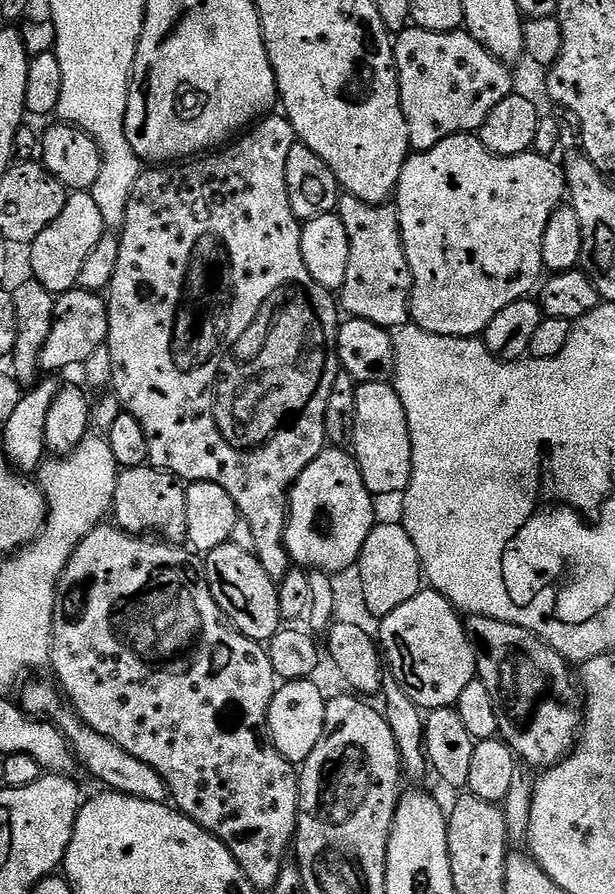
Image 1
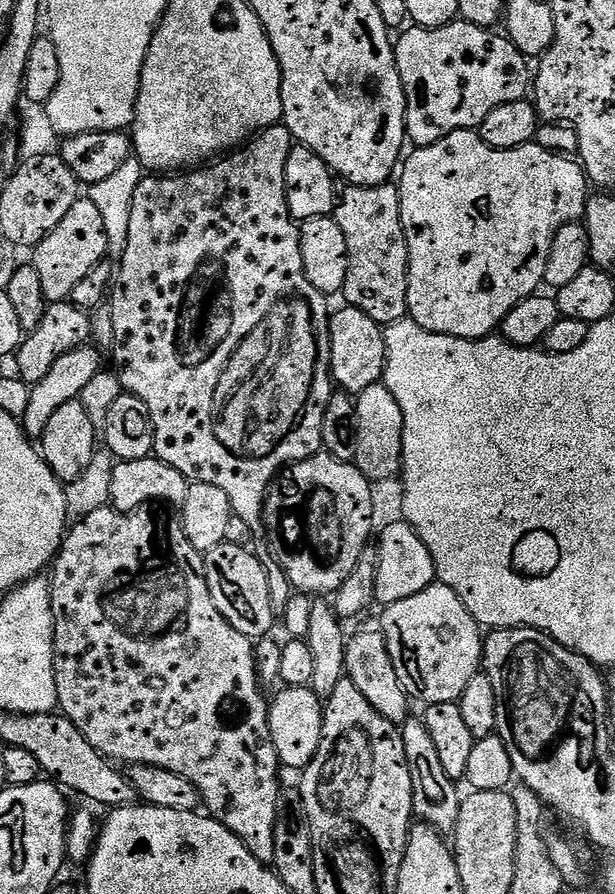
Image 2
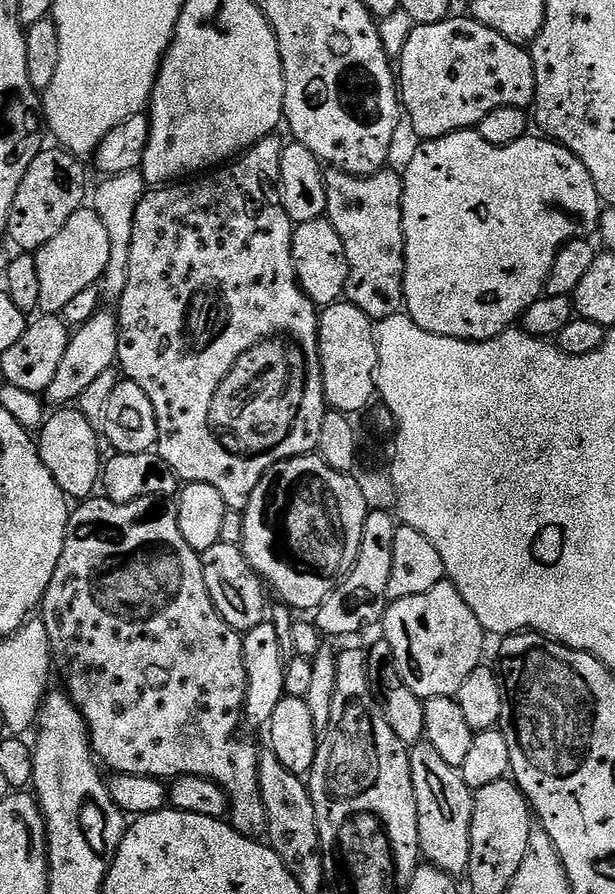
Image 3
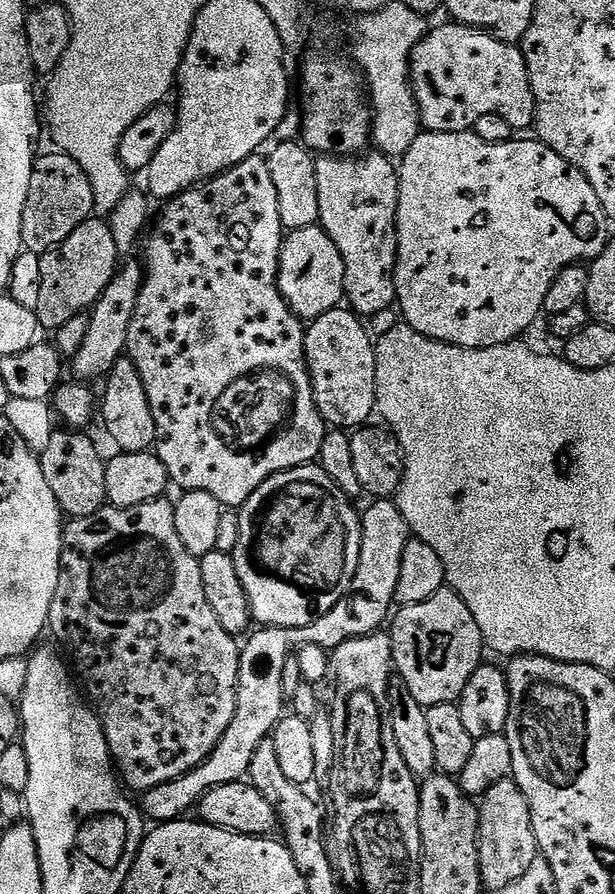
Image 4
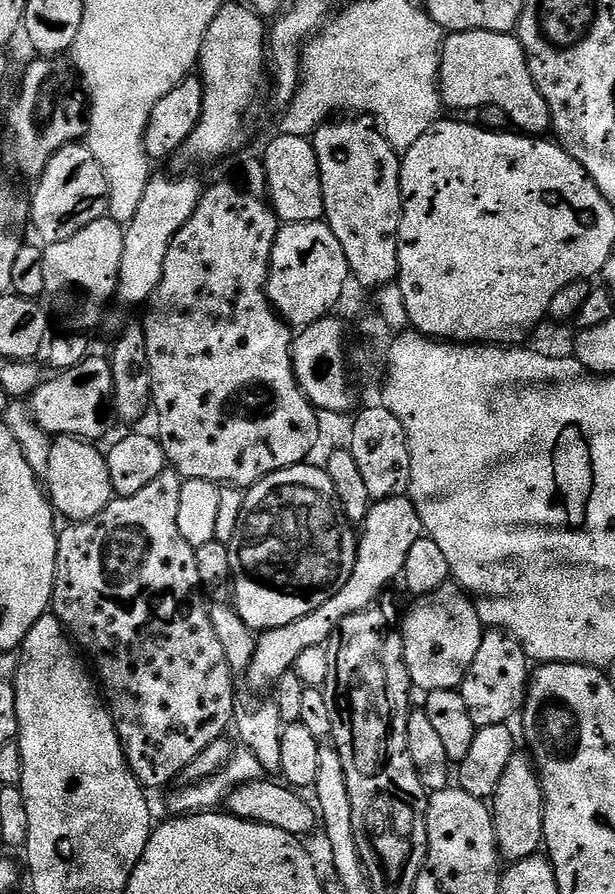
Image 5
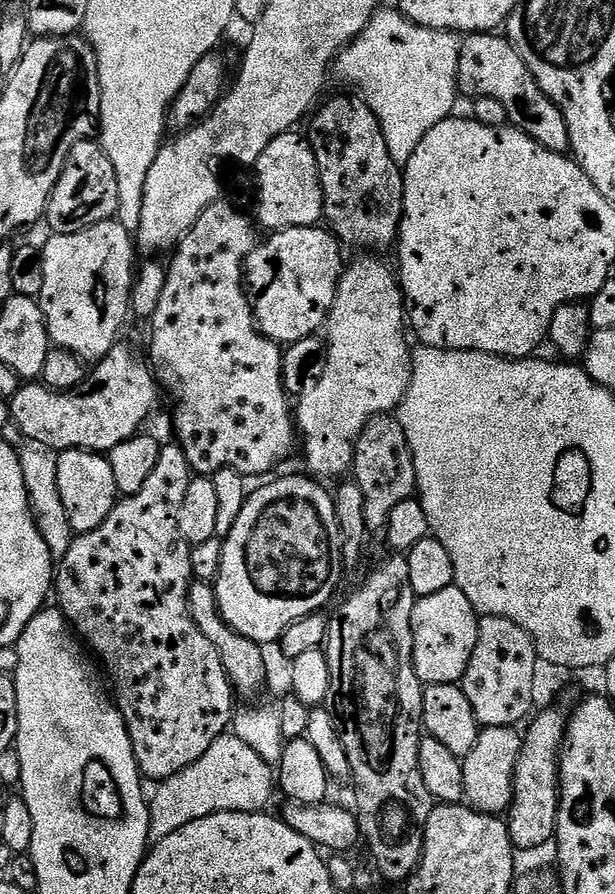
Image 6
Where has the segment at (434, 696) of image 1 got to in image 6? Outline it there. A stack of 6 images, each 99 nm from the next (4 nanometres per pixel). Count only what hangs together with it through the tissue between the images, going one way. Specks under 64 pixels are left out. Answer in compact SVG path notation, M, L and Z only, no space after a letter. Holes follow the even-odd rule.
M453 586L438 590L438 594L419 597L412 611L412 661L421 685L460 684L470 666L479 629L480 616L460 588Z

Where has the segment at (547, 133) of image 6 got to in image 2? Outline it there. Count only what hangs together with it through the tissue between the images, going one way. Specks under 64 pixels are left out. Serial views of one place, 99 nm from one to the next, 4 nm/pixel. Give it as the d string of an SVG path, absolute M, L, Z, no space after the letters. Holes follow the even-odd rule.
M457 18L441 28L412 26L399 36L394 47L406 94L404 127L416 148L430 146L455 132L479 129L490 110L529 95L529 57L519 52L507 35L499 36L492 28Z

